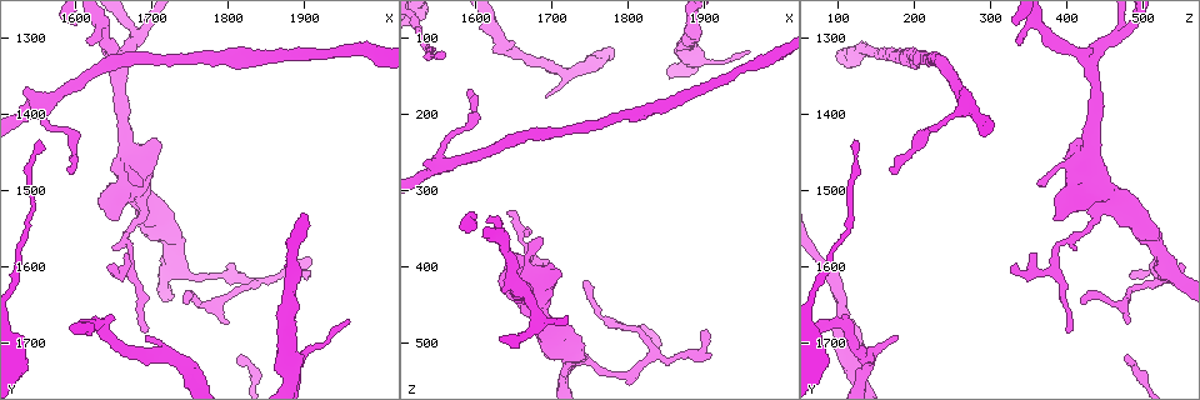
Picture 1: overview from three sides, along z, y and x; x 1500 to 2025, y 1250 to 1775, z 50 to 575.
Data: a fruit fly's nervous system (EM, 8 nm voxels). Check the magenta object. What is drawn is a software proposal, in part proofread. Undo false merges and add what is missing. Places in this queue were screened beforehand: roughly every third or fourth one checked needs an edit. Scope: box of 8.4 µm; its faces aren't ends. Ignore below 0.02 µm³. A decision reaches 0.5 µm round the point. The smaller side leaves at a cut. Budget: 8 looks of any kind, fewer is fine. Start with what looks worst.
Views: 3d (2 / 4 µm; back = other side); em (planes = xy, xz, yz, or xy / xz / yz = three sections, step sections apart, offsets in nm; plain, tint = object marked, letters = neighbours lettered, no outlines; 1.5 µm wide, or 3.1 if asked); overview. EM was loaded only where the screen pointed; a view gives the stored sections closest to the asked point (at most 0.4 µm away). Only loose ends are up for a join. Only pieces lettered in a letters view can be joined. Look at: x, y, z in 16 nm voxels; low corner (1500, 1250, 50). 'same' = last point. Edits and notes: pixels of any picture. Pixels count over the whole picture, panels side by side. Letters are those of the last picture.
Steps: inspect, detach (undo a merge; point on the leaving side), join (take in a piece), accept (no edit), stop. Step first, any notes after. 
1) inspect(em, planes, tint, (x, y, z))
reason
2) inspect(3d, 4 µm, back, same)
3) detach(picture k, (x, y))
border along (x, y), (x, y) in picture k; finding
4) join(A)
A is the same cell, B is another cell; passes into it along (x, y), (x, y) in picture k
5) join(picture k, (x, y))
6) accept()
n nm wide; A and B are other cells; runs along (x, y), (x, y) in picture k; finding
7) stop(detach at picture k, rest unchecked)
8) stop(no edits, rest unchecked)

inspect(em, xz, step 8, plain, (1960, 1670, 120))
tapers out

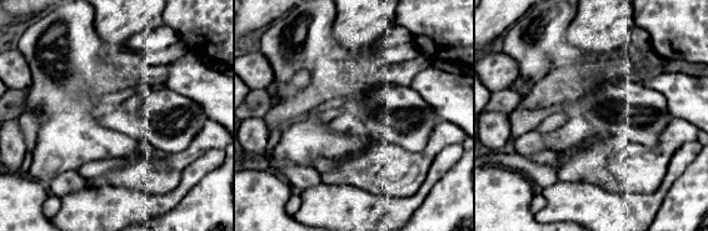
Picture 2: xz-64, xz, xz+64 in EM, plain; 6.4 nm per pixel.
inspect(em, xz, step 8, letters, same)
what lies round it

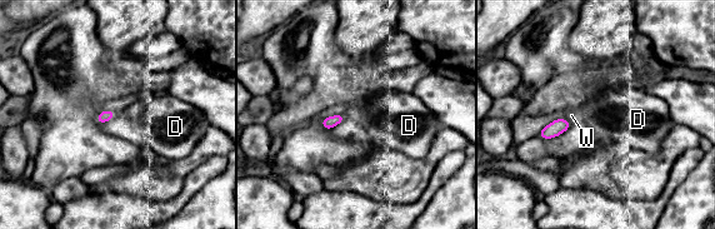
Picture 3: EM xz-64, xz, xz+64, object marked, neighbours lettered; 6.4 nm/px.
accept()
60 nm wide; W touches over 80 nm; D and W are other cells; none of them fits

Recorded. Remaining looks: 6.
inspect(3d, 4 µm, (1555, 1440, 125))
thin end

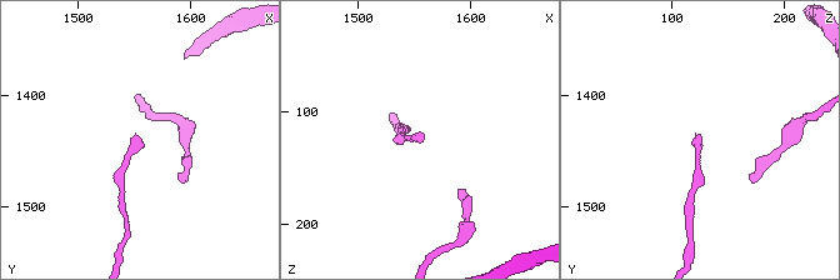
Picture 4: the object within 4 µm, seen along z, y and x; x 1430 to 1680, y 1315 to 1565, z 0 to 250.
inspect(em, yz, step 8, letters, (1552, 1434, 122))
shape alone is not enough

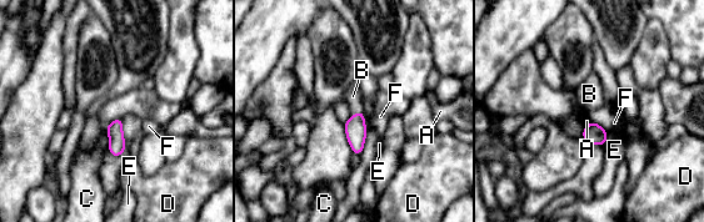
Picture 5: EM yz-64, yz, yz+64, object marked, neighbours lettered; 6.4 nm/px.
join(B)
C touches over 150 nm; B is the same cell, A, C, D, E and F are other cells; passes into it along (355, 129), (357, 112), (353, 96) in picture 5; the neuron continues

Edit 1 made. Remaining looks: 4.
inspect(overview)

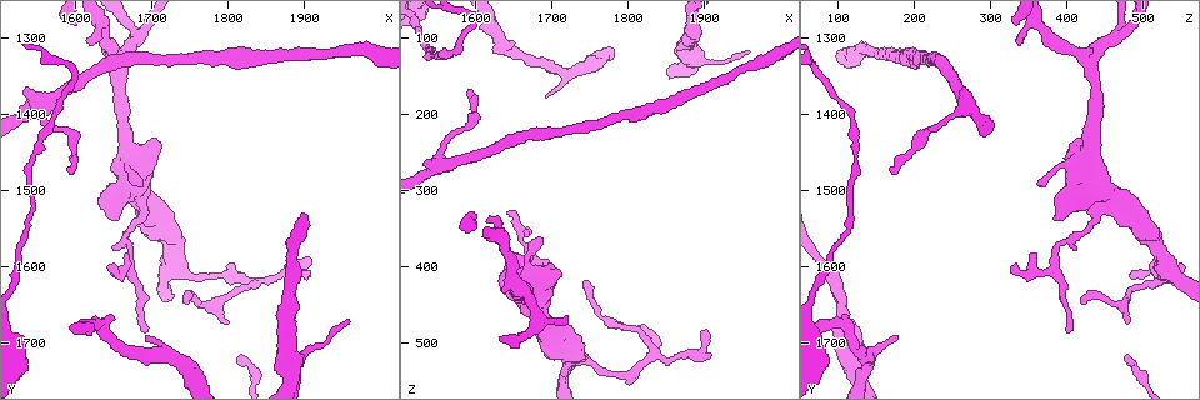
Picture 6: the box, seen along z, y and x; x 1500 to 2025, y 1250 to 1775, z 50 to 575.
inspect(em, planes, letters, (1640, 1600, 335))
tapers out

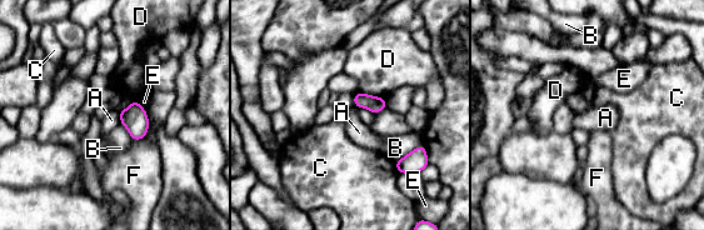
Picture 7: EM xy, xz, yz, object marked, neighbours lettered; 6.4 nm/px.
accept()
A, B, C, D, E and F are other cells; border along (118, 111), (120, 123) in picture 7; no lettered piece goes on from it

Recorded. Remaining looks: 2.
stop(join at picture 5, rest unchecked)

